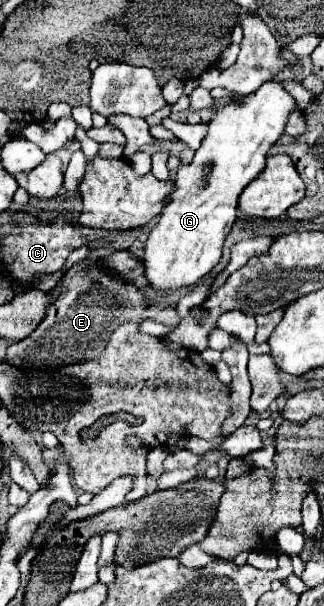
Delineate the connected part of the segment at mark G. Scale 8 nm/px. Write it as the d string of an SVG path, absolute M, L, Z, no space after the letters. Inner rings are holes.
M268 81L258 91L246 95L244 105L238 107L236 103L222 103L216 111L212 111L212 119L208 123L208 133L202 141L202 147L196 151L194 161L188 167L176 171L176 187L160 213L160 221L152 227L148 241L144 243L144 277L156 295L172 295L176 289L192 287L218 265L224 239L230 233L234 221L238 219L238 197L244 187L264 171L266 153L284 133L284 125L294 107L296 103L284 91L284 87L278 81Z

